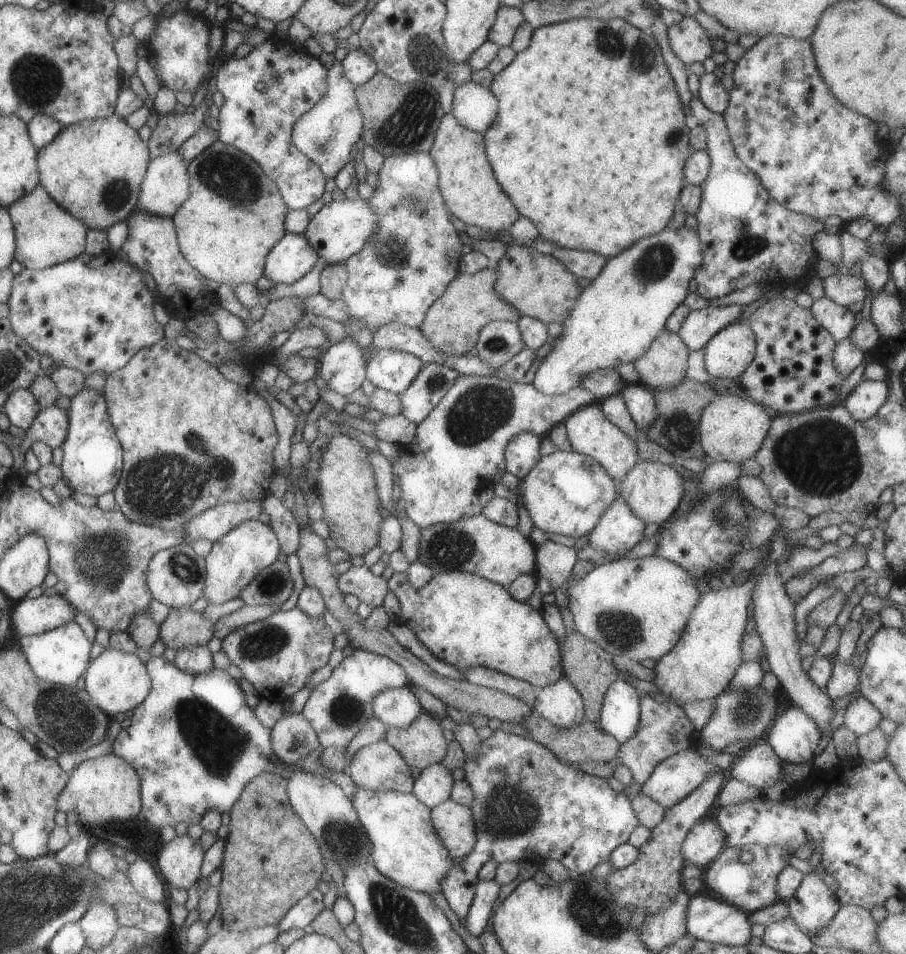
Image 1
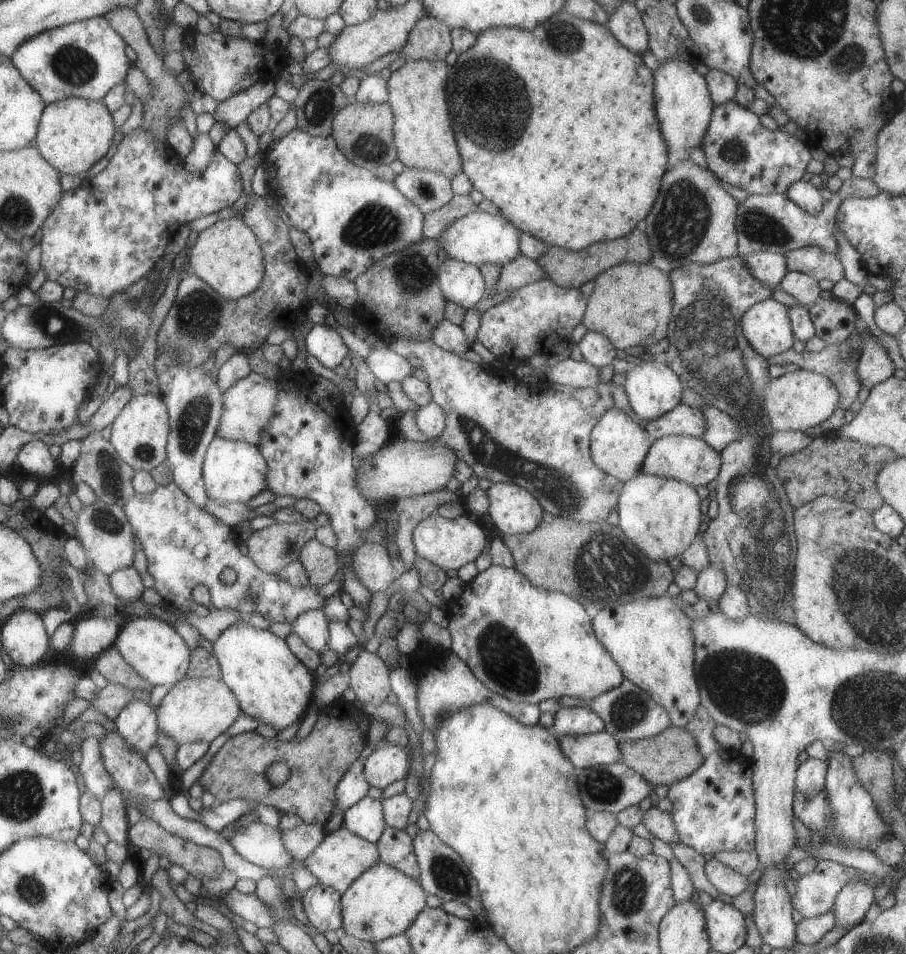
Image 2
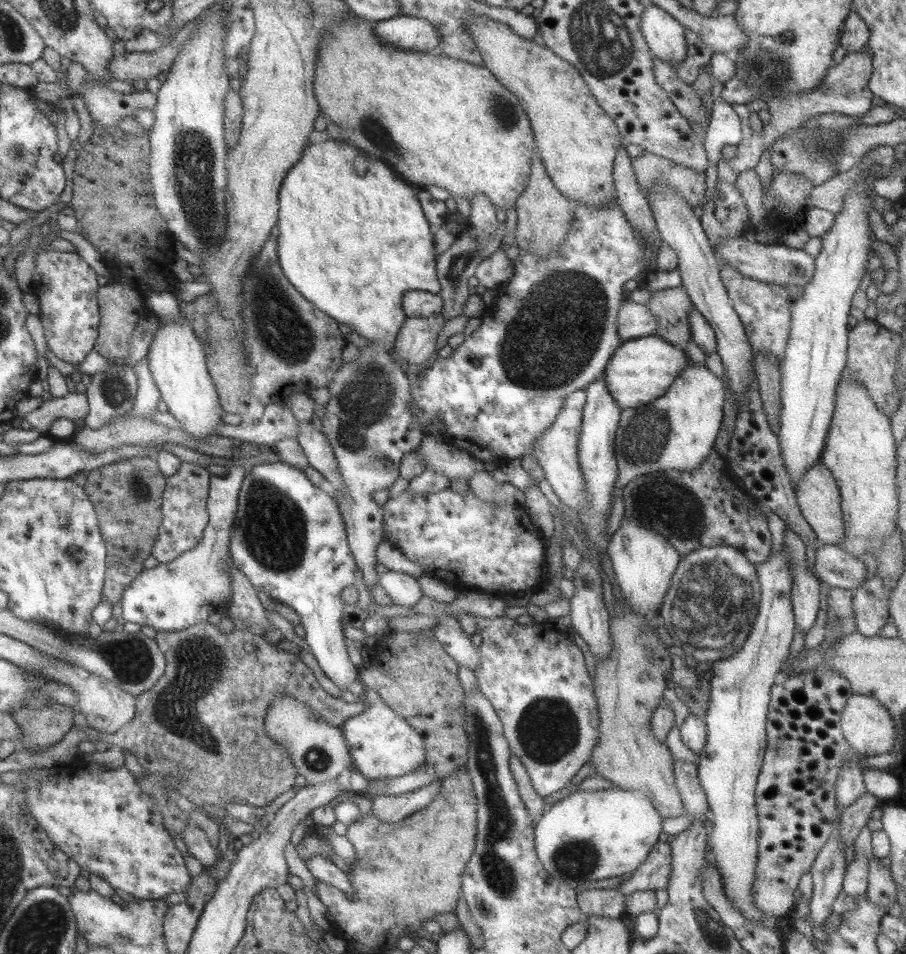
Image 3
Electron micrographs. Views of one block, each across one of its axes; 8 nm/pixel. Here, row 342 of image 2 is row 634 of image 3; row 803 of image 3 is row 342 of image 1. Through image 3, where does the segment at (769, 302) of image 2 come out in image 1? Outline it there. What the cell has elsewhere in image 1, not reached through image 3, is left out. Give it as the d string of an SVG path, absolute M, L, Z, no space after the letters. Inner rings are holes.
M747 321L729 324L704 345L704 367L711 376L737 379L755 356L755 336Z

